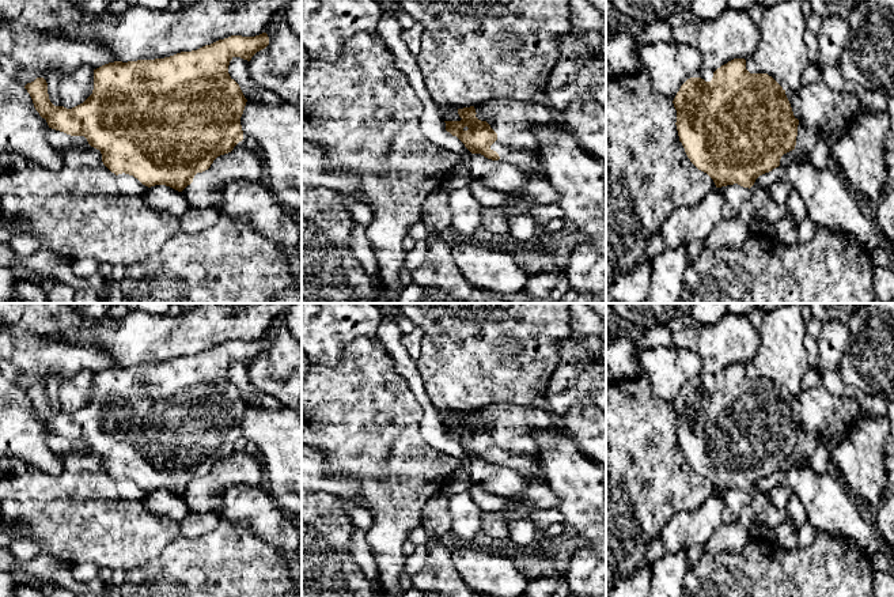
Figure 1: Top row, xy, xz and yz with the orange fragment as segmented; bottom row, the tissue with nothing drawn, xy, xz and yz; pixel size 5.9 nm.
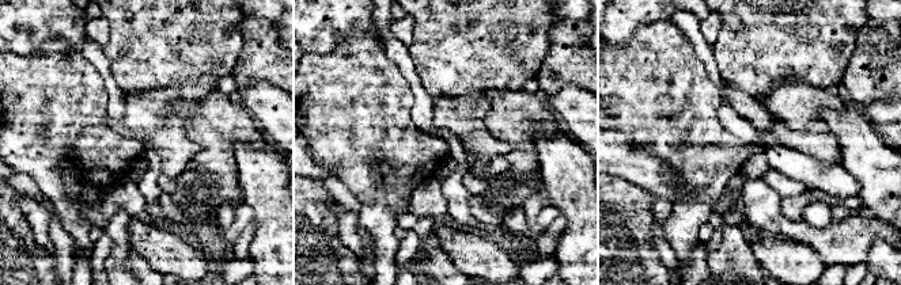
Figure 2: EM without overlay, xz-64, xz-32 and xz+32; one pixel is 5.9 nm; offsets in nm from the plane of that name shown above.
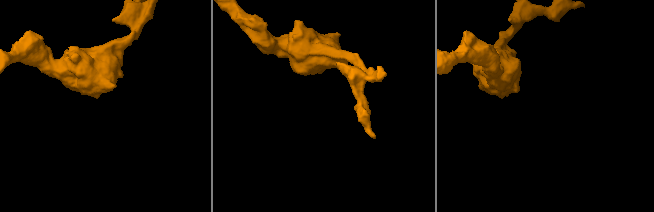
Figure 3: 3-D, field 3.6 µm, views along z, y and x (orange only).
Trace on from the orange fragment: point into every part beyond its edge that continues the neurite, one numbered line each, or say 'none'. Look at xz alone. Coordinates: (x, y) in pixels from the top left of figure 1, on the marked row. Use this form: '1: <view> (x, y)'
1: xz (521, 157)

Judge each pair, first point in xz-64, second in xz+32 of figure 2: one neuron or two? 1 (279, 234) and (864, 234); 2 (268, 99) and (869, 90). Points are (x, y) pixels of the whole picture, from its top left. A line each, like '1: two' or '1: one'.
1: two
2: two

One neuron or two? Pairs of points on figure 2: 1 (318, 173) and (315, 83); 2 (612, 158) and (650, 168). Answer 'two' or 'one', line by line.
1: two
2: one

